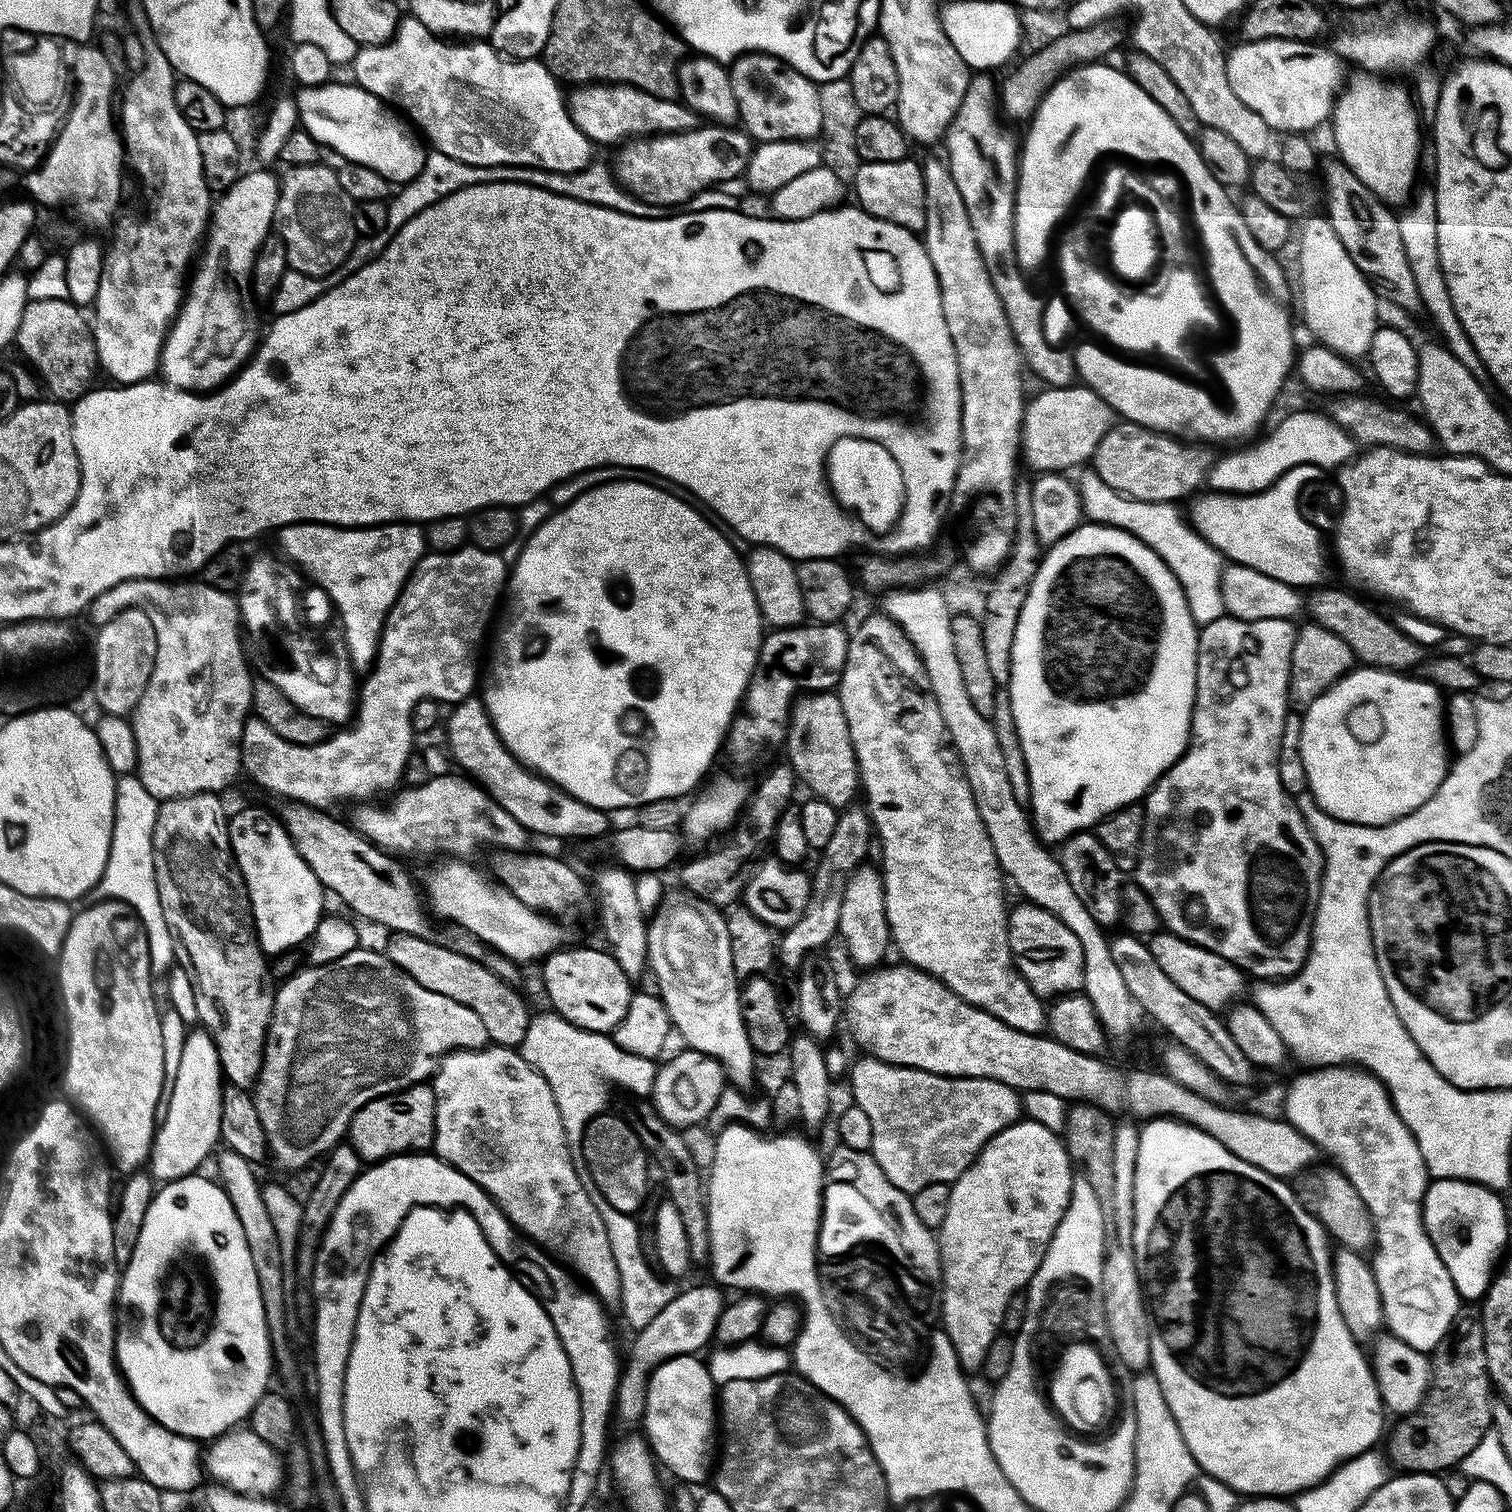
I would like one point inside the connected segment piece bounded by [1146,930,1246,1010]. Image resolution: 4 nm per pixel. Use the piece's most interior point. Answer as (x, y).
(1209, 979)

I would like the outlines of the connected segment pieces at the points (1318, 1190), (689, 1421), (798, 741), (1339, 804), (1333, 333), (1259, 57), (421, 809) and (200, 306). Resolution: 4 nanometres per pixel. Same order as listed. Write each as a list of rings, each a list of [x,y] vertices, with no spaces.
[[[1334,1166],[1319,1168],[1301,1179],[1302,1187],[1298,1186],[1296,1190],[1301,1204],[1324,1225],[1329,1237],[1338,1240],[1336,1242],[1341,1247],[1359,1252],[1366,1251],[1366,1248],[1371,1249],[1375,1243],[1375,1232],[1361,1196],[1340,1169]]]
[[[693,1354],[691,1356],[675,1356],[669,1360],[664,1360],[660,1363],[650,1377],[650,1420],[652,1416],[652,1436],[654,1441],[654,1456],[657,1461],[664,1460],[664,1464],[677,1476],[680,1480],[685,1480],[688,1484],[700,1484],[704,1479],[709,1479],[710,1469],[714,1464],[714,1445],[718,1440],[718,1408],[714,1403],[714,1385],[712,1376],[708,1372],[708,1365],[699,1355]]]
[[[835,691],[810,692],[801,695],[793,703],[788,717],[788,735],[786,737],[786,749],[788,748],[787,763],[792,765],[799,783],[809,788],[811,795],[818,800],[830,802],[837,810],[844,810],[858,796],[861,787],[860,767],[856,764],[854,746],[850,742],[850,726],[846,722],[846,710],[842,706],[839,695]]]
[[[1356,666],[1351,672],[1347,672],[1335,684],[1328,687],[1321,696],[1314,698],[1314,702],[1307,705],[1302,712],[1300,753],[1302,754],[1302,766],[1306,766],[1308,792],[1316,801],[1317,806],[1326,814],[1333,816],[1335,820],[1345,820],[1347,824],[1361,824],[1367,828],[1378,828],[1382,824],[1391,824],[1392,821],[1398,820],[1402,816],[1408,816],[1414,809],[1424,805],[1436,793],[1450,767],[1449,749],[1446,747],[1446,704],[1443,699],[1440,701],[1440,694],[1442,694],[1441,689],[1429,679],[1415,680],[1412,674],[1390,672],[1386,668]]]
[[[1308,214],[1299,221],[1298,240],[1300,236],[1300,308],[1304,311],[1304,324],[1317,336],[1321,345],[1345,358],[1367,357],[1372,335],[1376,333],[1376,304],[1378,297],[1368,277],[1354,266],[1354,258],[1346,254],[1346,246],[1338,242],[1334,226],[1330,226],[1327,215]]]
[[[1249,40],[1247,42],[1240,42],[1240,45],[1233,52],[1229,51],[1227,53],[1224,61],[1226,78],[1230,78],[1230,90],[1234,90],[1234,94],[1238,94],[1238,98],[1242,98],[1242,102],[1246,102],[1246,106],[1250,106],[1250,110],[1262,114],[1262,122],[1269,124],[1277,133],[1308,134],[1311,133],[1311,128],[1318,127],[1323,120],[1325,123],[1331,117],[1332,105],[1336,103],[1336,97],[1342,88],[1342,76],[1340,80],[1340,64],[1342,65],[1342,60],[1333,49],[1332,52],[1328,48],[1323,48],[1320,42],[1309,42],[1307,40]]]
[[[459,775],[434,776],[425,784],[405,787],[395,793],[396,801],[389,808],[357,807],[356,831],[392,854],[448,852],[444,854],[452,858],[468,858],[483,844],[493,844],[491,847],[496,850],[527,849],[529,832],[475,780]]]
[[[245,171],[215,201],[202,255],[191,273],[180,311],[160,355],[159,371],[162,376],[164,372],[163,379],[172,387],[187,392],[217,391],[256,351],[261,328],[252,300],[244,296],[243,288],[252,276],[256,255],[268,231],[273,231],[276,208],[280,205],[280,185],[281,181],[268,172]]]

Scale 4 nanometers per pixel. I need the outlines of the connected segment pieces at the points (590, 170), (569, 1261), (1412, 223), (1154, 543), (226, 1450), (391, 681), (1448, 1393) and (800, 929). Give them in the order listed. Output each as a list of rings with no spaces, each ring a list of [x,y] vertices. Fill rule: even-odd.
[[[432,150],[425,155],[424,165],[420,173],[403,185],[397,191],[400,192],[397,196],[395,193],[387,201],[388,224],[386,227],[378,230],[378,234],[373,236],[360,236],[350,250],[346,262],[342,262],[342,266],[338,266],[335,272],[331,272],[326,279],[322,276],[311,276],[310,274],[302,274],[301,272],[291,270],[285,271],[285,276],[277,282],[276,293],[272,296],[273,313],[276,316],[285,316],[294,310],[302,310],[302,306],[314,302],[323,292],[338,286],[343,280],[350,278],[350,274],[362,270],[362,266],[366,266],[383,254],[384,247],[396,235],[396,231],[399,228],[406,226],[406,222],[410,222],[410,218],[414,218],[422,210],[426,210],[430,206],[434,206],[442,198],[446,198],[458,190],[469,188],[475,184],[497,184],[503,180],[509,180],[518,186],[533,184],[534,187],[544,188],[547,192],[553,192],[559,196],[569,196],[575,200],[581,200],[599,208],[609,208],[627,216],[641,216],[642,218],[654,218],[657,220],[658,218],[670,218],[677,215],[678,212],[677,205],[674,204],[651,204],[645,200],[639,200],[635,194],[628,192],[624,185],[616,179],[615,171],[609,165],[607,168],[606,165],[599,164],[599,162],[593,162],[588,167],[577,172],[548,172],[544,168],[522,168],[519,166],[487,168],[477,164],[467,164],[458,158],[452,158],[450,154],[442,154]]]
[[[485,1046],[471,1050],[457,1050],[448,1053],[439,1061],[431,1081],[432,1089],[436,1095],[436,1138],[434,1141],[435,1155],[445,1160],[450,1166],[454,1166],[466,1178],[473,1180],[480,1189],[488,1195],[494,1203],[504,1211],[506,1217],[516,1227],[517,1232],[523,1234],[532,1243],[540,1245],[545,1252],[551,1254],[557,1261],[563,1262],[591,1291],[597,1300],[608,1306],[619,1305],[620,1302],[620,1279],[618,1278],[618,1262],[614,1262],[614,1254],[610,1250],[610,1238],[606,1234],[606,1226],[596,1209],[596,1200],[593,1193],[580,1180],[576,1173],[576,1160],[573,1149],[569,1148],[567,1133],[564,1132],[562,1114],[559,1113],[558,1104],[551,1087],[547,1084],[546,1078],[539,1073],[539,1070],[532,1068],[520,1056],[516,1048],[502,1048],[499,1046]]]
[[[1417,187],[1410,203],[1404,210],[1405,212],[1401,211],[1398,216],[1398,234],[1402,234],[1406,262],[1410,264],[1410,270],[1414,272],[1414,282],[1418,286],[1423,311],[1425,313],[1428,311],[1432,315],[1432,320],[1436,323],[1437,330],[1440,331],[1439,339],[1444,347],[1452,351],[1454,358],[1458,358],[1458,362],[1462,362],[1462,366],[1466,366],[1466,370],[1470,370],[1470,374],[1474,374],[1474,378],[1479,384],[1487,385],[1490,380],[1488,371],[1484,369],[1484,363],[1480,361],[1478,350],[1474,350],[1466,330],[1462,330],[1462,322],[1458,322],[1458,314],[1454,314],[1454,306],[1450,302],[1450,294],[1446,290],[1446,282],[1440,269],[1435,187]]]
[[[1091,470],[1079,473],[1078,489],[1080,507],[1083,515],[1094,524],[1108,524],[1111,528],[1121,528],[1134,534],[1150,550],[1154,550],[1170,566],[1170,570],[1178,578],[1184,588],[1186,602],[1190,606],[1190,614],[1198,626],[1214,622],[1225,615],[1223,596],[1221,594],[1223,556],[1216,548],[1210,546],[1205,539],[1195,532],[1194,527],[1180,516],[1175,503],[1159,504],[1158,502],[1142,502],[1132,500],[1120,492],[1115,492],[1098,474]]]
[[[244,1426],[229,1430],[211,1441],[203,1453],[202,1468],[207,1475],[209,1472],[213,1476],[212,1480],[217,1485],[223,1485],[244,1496],[272,1498],[284,1486],[284,1461],[281,1453],[262,1442],[258,1434]]]
[[[465,546],[456,552],[432,552],[421,556],[384,620],[379,651],[375,663],[363,677],[365,680],[362,680],[358,692],[358,711],[350,727],[333,731],[336,733],[333,736],[331,733],[320,744],[295,744],[274,734],[266,722],[249,718],[244,721],[240,735],[240,763],[243,771],[252,775],[258,787],[276,796],[285,796],[285,801],[308,804],[321,810],[331,809],[331,804],[339,800],[368,802],[371,796],[399,789],[404,779],[404,767],[414,751],[414,706],[423,700],[459,702],[469,699],[475,693],[472,692],[475,688],[477,691],[482,676],[480,647],[484,644],[492,611],[505,595],[509,576],[509,565],[504,563],[501,553],[487,552],[475,546]]]
[[[1461,1311],[1430,1359],[1432,1383],[1424,1401],[1409,1416],[1397,1419],[1386,1436],[1391,1463],[1405,1473],[1444,1474],[1455,1469],[1492,1428],[1494,1385],[1488,1374],[1484,1323],[1479,1315],[1475,1311]]]
[[[847,809],[842,815],[834,835],[827,846],[821,849],[822,860],[813,873],[812,894],[804,911],[803,917],[790,929],[783,933],[783,940],[778,944],[779,961],[793,970],[799,969],[808,955],[819,951],[820,947],[828,943],[830,938],[837,935],[842,906],[842,894],[845,885],[841,883],[848,873],[856,870],[867,858],[872,839],[872,823],[867,813],[863,810]]]

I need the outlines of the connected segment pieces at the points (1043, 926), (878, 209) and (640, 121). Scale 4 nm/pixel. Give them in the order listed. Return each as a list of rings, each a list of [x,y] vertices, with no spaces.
[[[1020,902],[1008,914],[1008,941],[1012,961],[1022,978],[1041,998],[1059,998],[1076,994],[1084,987],[1082,942],[1074,938],[1074,930],[1066,926],[1050,910],[1031,902]]]
[[[912,158],[898,162],[864,162],[854,181],[856,188],[855,203],[874,218],[894,222],[911,232],[923,233],[926,226],[926,194],[922,167],[915,164]]]
[[[593,82],[573,87],[567,93],[566,103],[572,121],[586,134],[593,145],[617,145],[629,138],[666,132],[688,132],[697,127],[698,116],[679,99],[667,100],[642,91],[635,84],[623,82]]]

